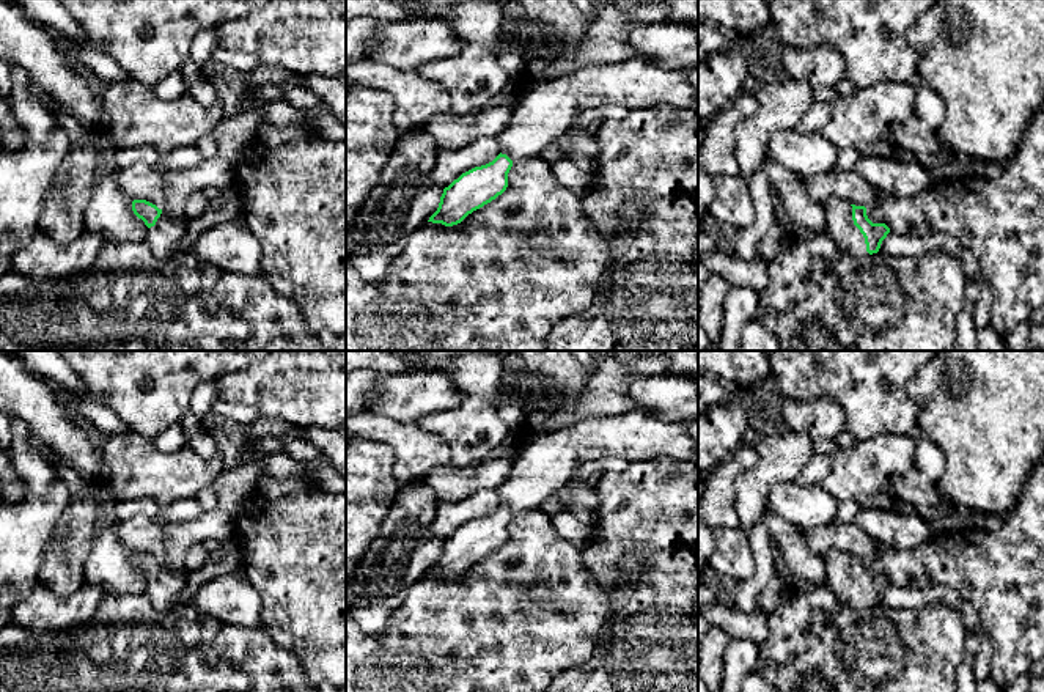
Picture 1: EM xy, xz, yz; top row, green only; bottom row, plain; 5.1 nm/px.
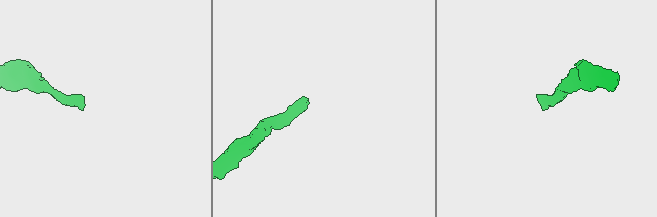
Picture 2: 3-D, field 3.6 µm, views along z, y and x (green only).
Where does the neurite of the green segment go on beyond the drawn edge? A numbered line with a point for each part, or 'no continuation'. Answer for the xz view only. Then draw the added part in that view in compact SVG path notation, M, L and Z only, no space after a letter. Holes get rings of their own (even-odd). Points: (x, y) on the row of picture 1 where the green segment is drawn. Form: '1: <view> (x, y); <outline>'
1: xz (544, 112); M634 55L525 85L497 142L500 153L513 162L533 159L588 109L616 104L637 110L662 104L687 107L692 102L693 88L684 69L662 68L652 58Z

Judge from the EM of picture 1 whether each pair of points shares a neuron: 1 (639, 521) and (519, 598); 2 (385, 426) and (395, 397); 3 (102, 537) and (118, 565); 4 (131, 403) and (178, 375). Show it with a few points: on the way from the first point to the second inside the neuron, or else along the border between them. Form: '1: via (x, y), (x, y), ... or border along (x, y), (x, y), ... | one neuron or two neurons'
1: border along (580, 549), (585, 571), (601, 590) | two neurons
2: border along (367, 411), (400, 422), (415, 423) | two neurons
3: via (104, 543), (112, 559) | one neuron
4: via (142, 395), (154, 392), (167, 379) | one neuron

